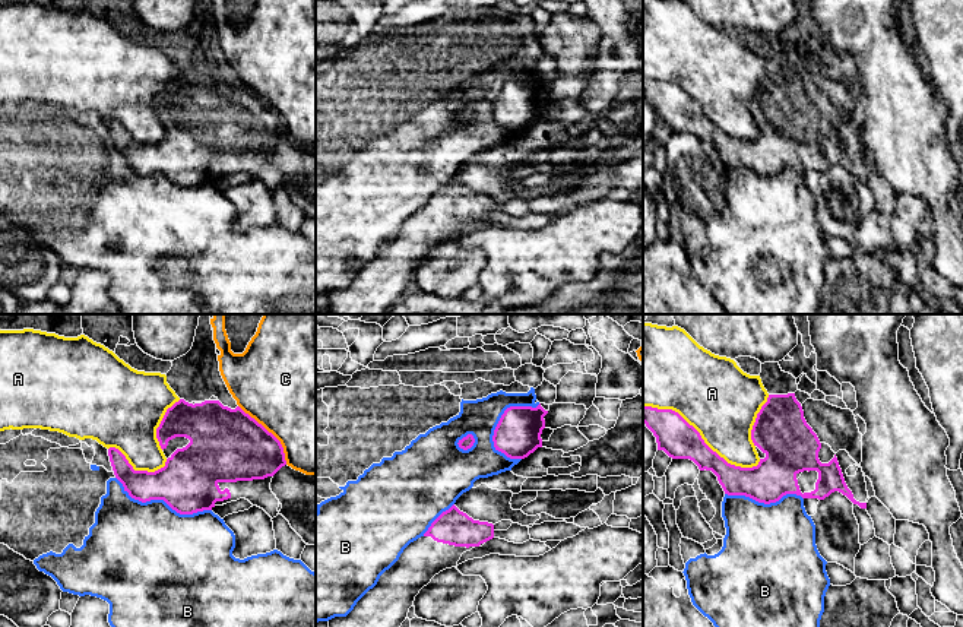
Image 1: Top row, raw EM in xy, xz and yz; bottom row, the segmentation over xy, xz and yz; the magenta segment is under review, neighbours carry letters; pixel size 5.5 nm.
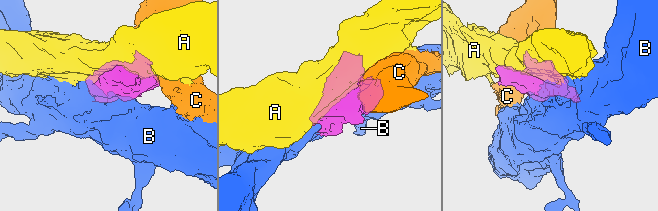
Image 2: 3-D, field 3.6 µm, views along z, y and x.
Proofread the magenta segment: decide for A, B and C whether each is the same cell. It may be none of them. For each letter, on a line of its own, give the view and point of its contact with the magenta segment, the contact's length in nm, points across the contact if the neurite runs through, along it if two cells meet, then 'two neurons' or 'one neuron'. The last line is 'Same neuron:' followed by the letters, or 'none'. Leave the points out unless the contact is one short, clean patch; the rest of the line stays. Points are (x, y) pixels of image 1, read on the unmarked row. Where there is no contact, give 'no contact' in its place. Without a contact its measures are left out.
A: yz (700, 110) | 700 nm | two neurons
B: xy (161, 171) | 550 nm | two neurons
C: xy (271, 105) | 420 nm | two neurons
Same neuron: none

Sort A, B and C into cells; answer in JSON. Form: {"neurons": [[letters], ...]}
{"neurons": [["A"], ["B"], ["C"]]}

